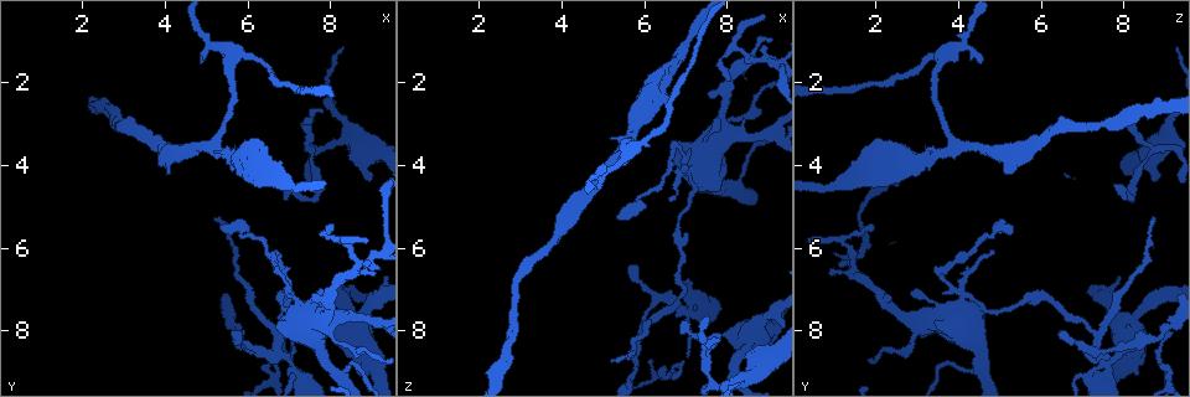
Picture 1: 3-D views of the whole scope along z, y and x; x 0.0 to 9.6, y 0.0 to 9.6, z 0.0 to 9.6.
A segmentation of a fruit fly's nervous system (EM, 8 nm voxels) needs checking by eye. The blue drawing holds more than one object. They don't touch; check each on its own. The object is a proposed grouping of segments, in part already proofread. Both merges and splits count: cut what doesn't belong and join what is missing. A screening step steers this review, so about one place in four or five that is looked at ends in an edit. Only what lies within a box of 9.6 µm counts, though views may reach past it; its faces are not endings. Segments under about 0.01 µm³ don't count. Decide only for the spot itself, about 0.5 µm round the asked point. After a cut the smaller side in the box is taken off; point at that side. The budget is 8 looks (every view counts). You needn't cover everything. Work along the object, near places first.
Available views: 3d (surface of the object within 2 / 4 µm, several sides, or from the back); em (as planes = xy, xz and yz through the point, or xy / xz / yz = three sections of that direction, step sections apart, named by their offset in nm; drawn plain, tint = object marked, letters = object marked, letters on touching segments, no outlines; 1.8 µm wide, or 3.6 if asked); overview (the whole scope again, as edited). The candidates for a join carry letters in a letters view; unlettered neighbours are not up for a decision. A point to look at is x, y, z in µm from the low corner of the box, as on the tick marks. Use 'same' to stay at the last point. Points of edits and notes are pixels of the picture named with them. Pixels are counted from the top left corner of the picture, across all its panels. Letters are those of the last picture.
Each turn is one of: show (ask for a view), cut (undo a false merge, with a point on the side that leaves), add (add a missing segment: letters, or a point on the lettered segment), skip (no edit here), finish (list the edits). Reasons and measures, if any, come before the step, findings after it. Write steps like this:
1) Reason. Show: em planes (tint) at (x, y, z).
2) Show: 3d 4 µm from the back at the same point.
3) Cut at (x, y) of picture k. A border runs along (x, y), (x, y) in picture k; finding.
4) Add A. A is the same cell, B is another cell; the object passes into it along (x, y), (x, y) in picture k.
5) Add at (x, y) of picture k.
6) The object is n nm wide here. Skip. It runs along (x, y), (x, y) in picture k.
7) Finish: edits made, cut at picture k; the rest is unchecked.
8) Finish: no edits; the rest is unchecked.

Sudden change in width. Show: em planes (letters) at (6.80, 4.40, 1.35).

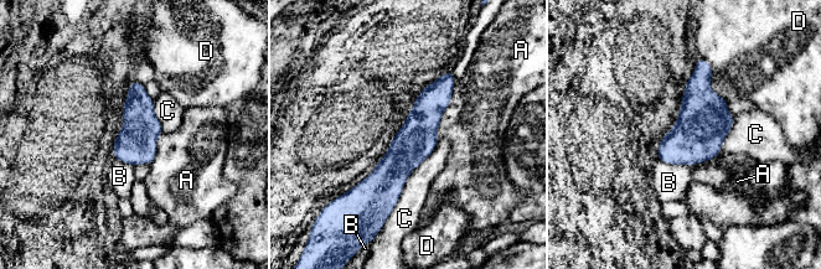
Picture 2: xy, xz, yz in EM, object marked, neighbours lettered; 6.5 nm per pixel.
The object is 260 nm wide here. Skip. A, B, C and D are other cells; it runs along (449, 74), (390, 175), (390, 207) in picture 2; one neuron here.

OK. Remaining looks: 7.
Sudden change in width. Show: 3d 2 µm at (5.30, 3.60, 3.85).

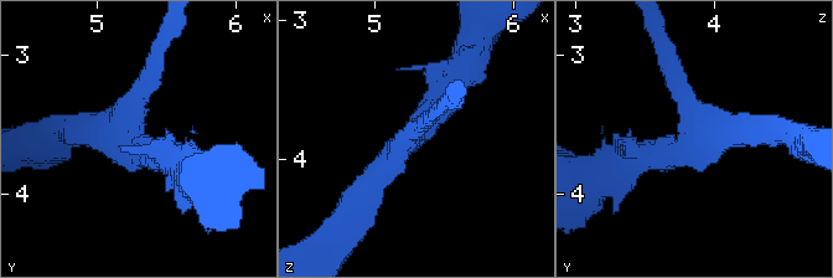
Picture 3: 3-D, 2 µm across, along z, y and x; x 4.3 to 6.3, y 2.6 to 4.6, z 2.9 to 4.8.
3 arms meet here; now the EM. Show: em planes (letters) at (5.28, 3.56, 3.82).

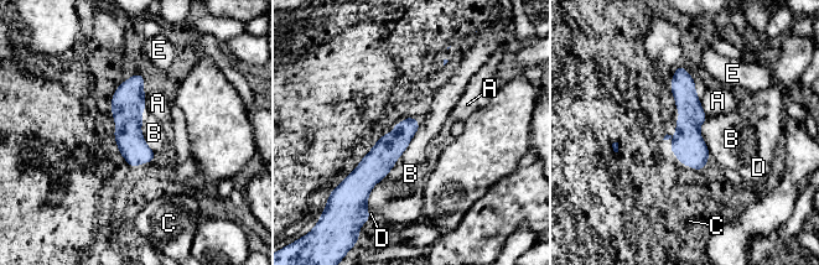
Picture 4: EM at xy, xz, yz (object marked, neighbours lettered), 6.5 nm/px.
Skip. A, B, C, D and E are other cells; a border runs along (397, 162), (372, 188), (367, 203) in picture 4; one neuron here.

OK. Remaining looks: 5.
Calibre changes. Show: em planes (letters) at (3.90, 3.55, 5.65).

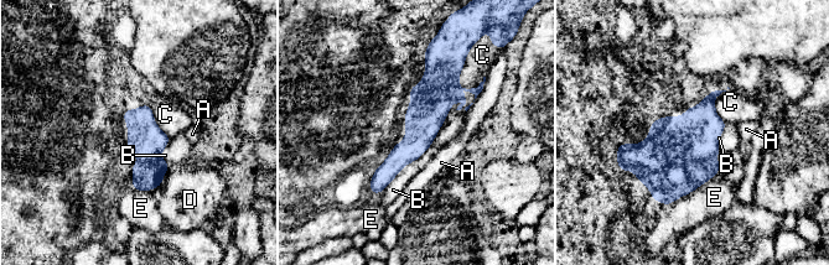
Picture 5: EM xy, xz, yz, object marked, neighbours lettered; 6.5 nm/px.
The longest contact is with B, 420 nm. Skip. A, B, C, D and E are other cells; it runs along (430, 57), (419, 138), (373, 190) in picture 5; continuous, no second neuron.

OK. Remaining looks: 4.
Calibre changes. Show: 3d 2 µm at (6.70, 8.55, 7.30).

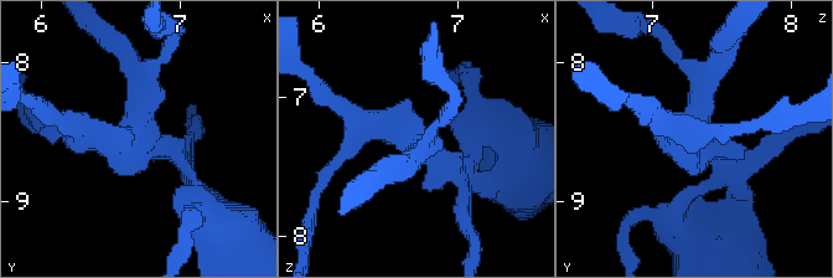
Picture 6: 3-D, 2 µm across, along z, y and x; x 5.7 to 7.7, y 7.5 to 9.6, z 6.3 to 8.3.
Show: em planes (letters) at (6.76, 8.52, 7.32).

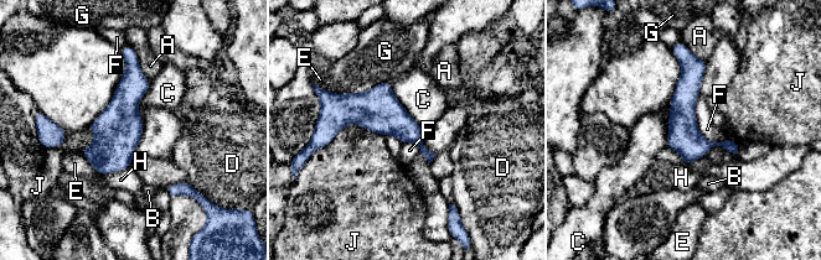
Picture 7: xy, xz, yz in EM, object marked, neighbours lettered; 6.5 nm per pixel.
Skip. A, B, C, D, E, F, G, H and J are other cells; it runs along (133, 55), (132, 88), (101, 171) in picture 7; all the same neuron.

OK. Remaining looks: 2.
Finish: no edits; the rest is unchecked.

